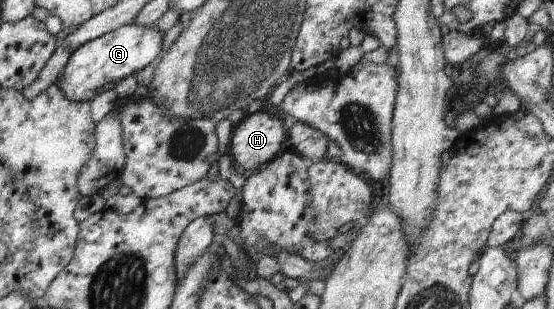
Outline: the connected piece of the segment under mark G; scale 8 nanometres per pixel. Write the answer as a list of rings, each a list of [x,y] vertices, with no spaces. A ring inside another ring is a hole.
[[[129,24],[116,28],[72,52],[56,85],[69,100],[92,101],[99,93],[113,89],[122,78],[134,75],[159,58],[163,52],[161,43],[164,35],[155,27],[143,25]]]

